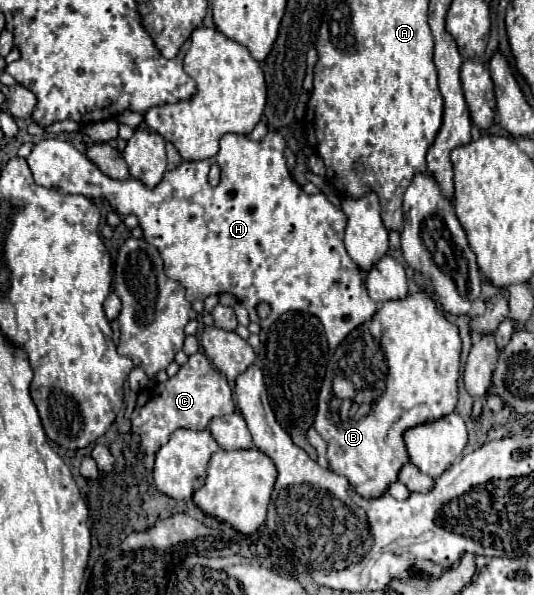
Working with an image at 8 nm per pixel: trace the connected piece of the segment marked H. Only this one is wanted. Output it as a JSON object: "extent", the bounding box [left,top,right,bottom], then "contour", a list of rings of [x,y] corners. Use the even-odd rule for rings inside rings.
{"extent":[27,131,377,349],"contour":[[[269,131],[261,141],[227,133],[221,137],[221,149],[215,157],[203,161],[183,161],[177,169],[167,171],[165,179],[155,189],[145,187],[137,179],[115,181],[103,175],[87,155],[63,139],[41,139],[33,145],[27,163],[35,181],[43,187],[57,187],[61,193],[79,193],[91,199],[105,197],[121,217],[137,215],[145,241],[159,249],[167,277],[179,281],[187,289],[189,301],[231,293],[249,309],[251,321],[261,327],[273,325],[287,311],[305,311],[319,317],[329,339],[329,349],[335,349],[341,339],[353,331],[353,327],[373,317],[377,303],[369,299],[363,283],[363,271],[347,255],[343,245],[343,231],[347,223],[345,213],[325,195],[303,193],[285,165],[283,149],[285,139],[277,131]],[[211,163],[221,167],[221,183],[217,187],[211,187],[207,181]],[[259,303],[267,303],[271,307],[271,315],[267,319],[259,319]]]}

